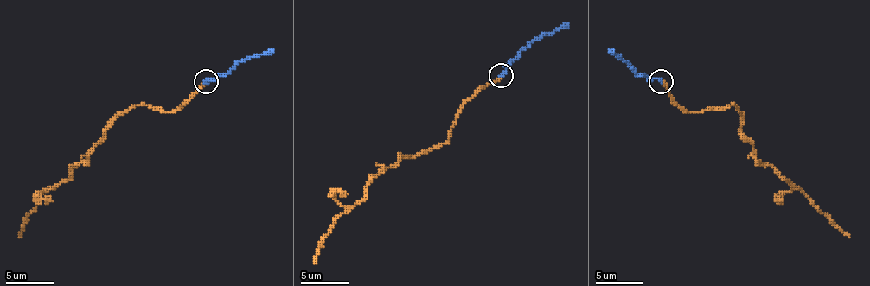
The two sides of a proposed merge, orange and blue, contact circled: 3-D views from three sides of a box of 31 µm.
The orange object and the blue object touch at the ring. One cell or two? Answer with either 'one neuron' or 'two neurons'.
one neuron

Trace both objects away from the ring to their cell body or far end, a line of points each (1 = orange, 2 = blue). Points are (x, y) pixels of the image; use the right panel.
1: (662, 83), (688, 112), (729, 104), (741, 112), (741, 134), (753, 146), (753, 155), (849, 237)
2: (662, 81), (637, 73), (609, 49)

